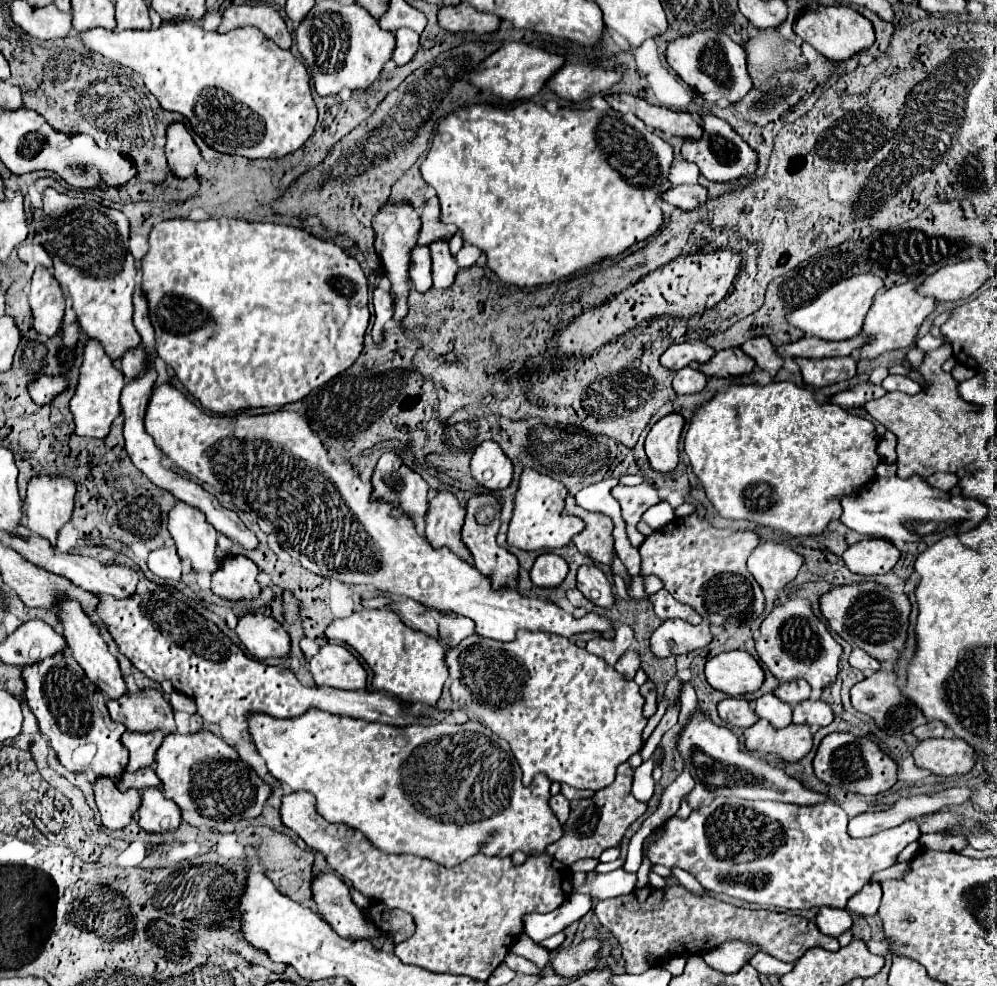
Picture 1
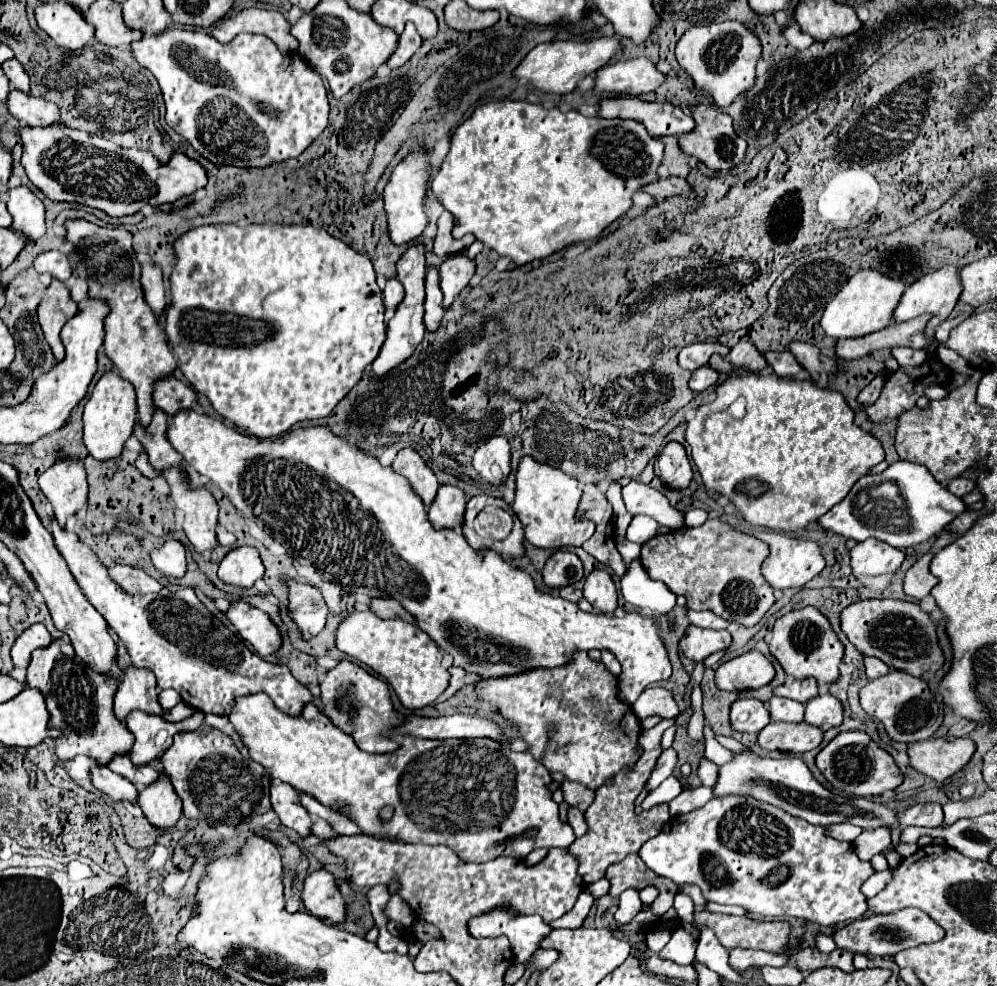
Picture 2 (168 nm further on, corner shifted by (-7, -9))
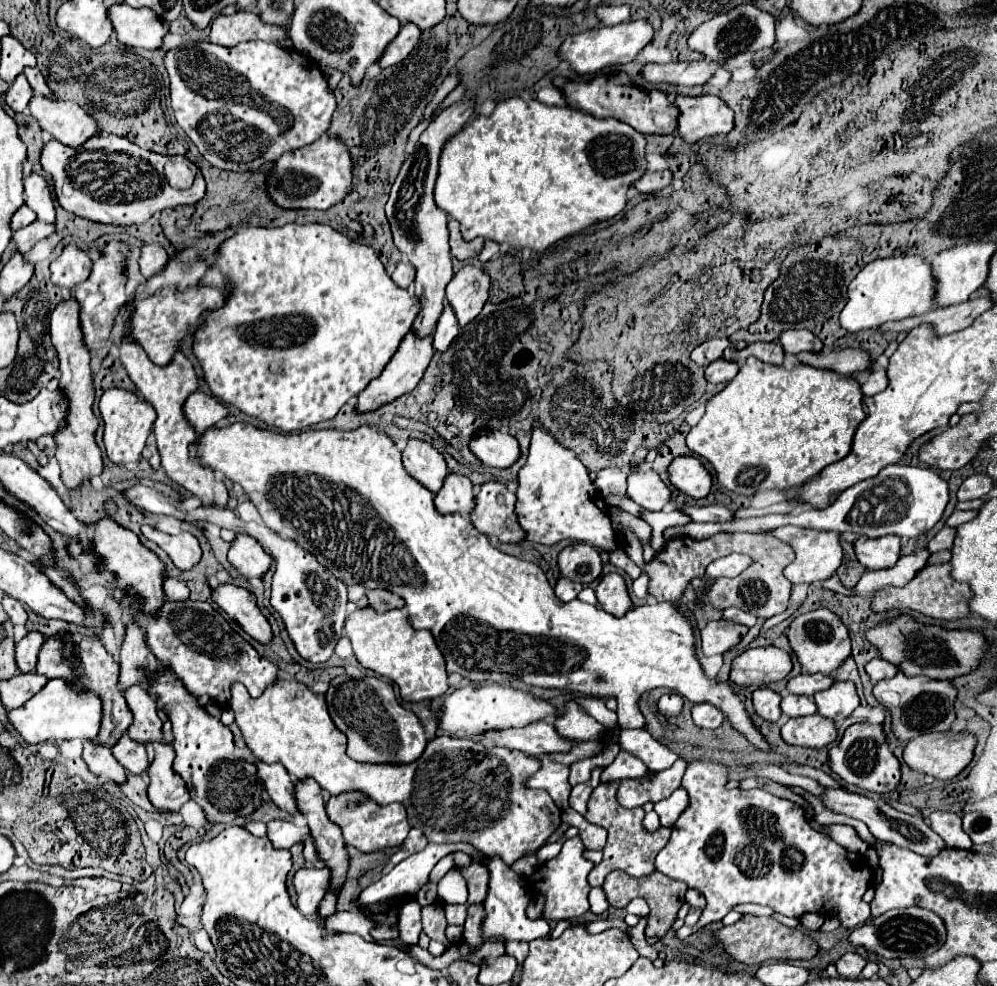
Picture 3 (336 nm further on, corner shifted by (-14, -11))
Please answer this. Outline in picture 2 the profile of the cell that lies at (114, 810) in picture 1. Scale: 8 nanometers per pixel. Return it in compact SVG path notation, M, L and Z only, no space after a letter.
M92 763L90 773L92 773L90 777L92 777L94 787L98 791L102 791L106 797L110 797L112 801L116 801L116 803L124 803L124 801L136 803L138 791L128 779L112 773L108 767L96 767L96 763Z

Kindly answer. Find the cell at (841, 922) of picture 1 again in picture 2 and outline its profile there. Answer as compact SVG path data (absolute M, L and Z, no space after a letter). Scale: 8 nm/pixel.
M900 909L896 913L888 915L872 915L856 919L842 929L838 929L832 937L836 941L836 947L846 949L850 953L864 953L864 955L878 955L878 957L894 957L902 949L916 947L920 943L932 943L936 939L942 939L944 931L938 927L924 911L920 909Z

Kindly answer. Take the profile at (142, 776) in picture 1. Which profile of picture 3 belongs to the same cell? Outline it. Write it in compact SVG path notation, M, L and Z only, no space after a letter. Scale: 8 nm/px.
M123 735L113 747L111 747L115 759L129 771L135 775L141 775L147 771L149 761L147 761L147 753L145 753L145 745L133 741L129 735Z

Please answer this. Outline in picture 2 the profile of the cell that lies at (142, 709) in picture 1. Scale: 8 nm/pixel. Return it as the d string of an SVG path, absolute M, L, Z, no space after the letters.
M130 667L124 673L124 679L120 681L118 691L114 695L114 715L118 721L124 723L134 709L160 717L168 713L158 701L158 687L154 675L150 671Z

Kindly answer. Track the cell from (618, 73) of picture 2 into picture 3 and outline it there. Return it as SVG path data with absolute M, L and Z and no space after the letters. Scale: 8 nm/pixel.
M689 61L689 63L665 63L645 65L643 75L651 83L675 83L675 85L705 85L721 69L715 61Z

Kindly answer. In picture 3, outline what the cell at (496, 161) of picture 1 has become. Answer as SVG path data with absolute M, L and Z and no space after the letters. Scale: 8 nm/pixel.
M511 97L511 99L497 103L497 107L491 115L475 117L465 129L461 129L459 133L455 133L447 139L447 143L443 145L443 151L441 151L441 161L439 161L437 205L461 223L461 235L467 241L471 241L475 237L483 237L483 239L491 239L497 243L511 243L513 247L521 247L521 249L531 247L533 251L545 251L545 249L549 249L549 245L557 243L559 239L569 237L597 221L605 221L605 219L617 215L619 211L623 211L627 205L627 189L631 187L633 181L641 179L645 171L647 171L645 137L641 133L637 133L633 127L629 127L627 123L617 121L617 119L595 119L593 115L583 113L579 109L545 105L537 99L523 101L521 97Z

